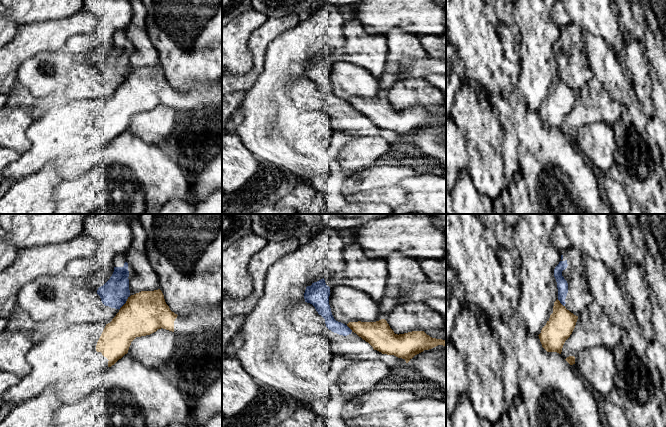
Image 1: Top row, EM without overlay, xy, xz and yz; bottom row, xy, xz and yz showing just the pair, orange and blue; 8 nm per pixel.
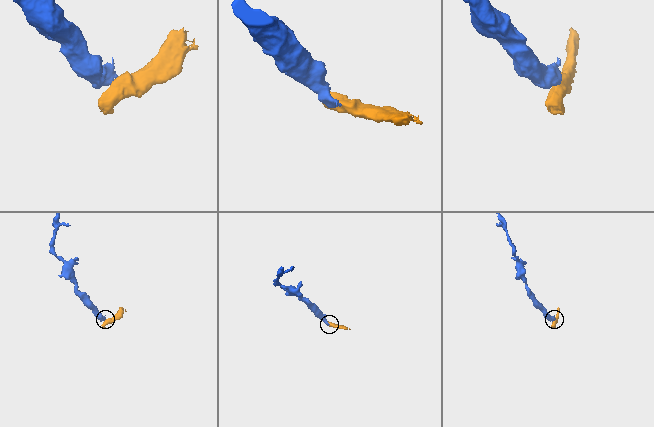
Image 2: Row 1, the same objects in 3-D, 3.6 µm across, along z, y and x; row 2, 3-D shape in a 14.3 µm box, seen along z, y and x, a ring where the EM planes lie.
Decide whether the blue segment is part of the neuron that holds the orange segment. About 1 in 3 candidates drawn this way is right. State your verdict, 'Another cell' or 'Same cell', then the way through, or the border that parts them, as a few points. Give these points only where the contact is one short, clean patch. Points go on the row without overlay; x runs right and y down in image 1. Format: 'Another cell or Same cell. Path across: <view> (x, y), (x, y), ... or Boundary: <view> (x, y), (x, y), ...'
Another cell. Boundary: xy (128, 72), (127, 76), (119, 84)

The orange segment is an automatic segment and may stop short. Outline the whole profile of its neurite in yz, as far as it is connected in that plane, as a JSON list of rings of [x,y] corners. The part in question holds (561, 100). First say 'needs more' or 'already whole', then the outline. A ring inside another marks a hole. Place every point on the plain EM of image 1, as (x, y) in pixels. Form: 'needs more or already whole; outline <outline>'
already whole; outline [[[557,75],[554,78],[553,89],[538,111],[542,123],[547,128],[561,130],[565,117],[572,110],[578,92],[571,89]]]

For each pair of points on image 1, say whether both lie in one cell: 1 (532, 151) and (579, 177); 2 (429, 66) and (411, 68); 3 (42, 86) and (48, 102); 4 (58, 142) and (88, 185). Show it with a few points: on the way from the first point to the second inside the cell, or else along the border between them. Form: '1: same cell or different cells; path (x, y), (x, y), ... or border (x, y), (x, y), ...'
1: same cell; path (544, 155), (551, 162), (558, 163), (567, 172)
2: same cell; path (425, 66), (415, 68)
3: different cells; border (24, 87), (38, 97), (48, 95)
4: different cells; border (98, 164), (73, 179), (64, 180), (59, 183)

